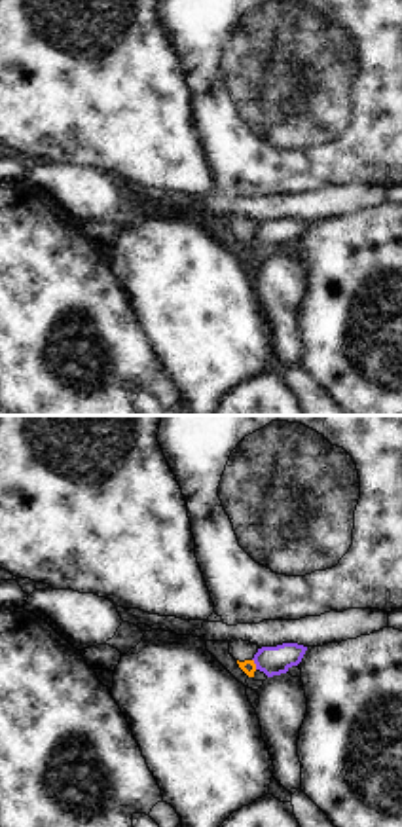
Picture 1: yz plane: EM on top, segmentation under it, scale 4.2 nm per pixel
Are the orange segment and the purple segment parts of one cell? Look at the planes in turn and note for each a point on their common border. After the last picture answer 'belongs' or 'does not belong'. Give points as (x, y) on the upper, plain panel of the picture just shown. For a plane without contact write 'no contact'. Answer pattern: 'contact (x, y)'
contact (255, 239)

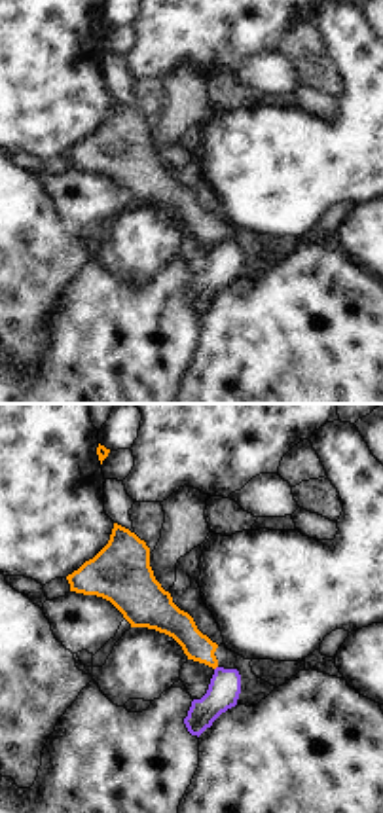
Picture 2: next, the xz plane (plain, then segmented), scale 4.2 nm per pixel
no contact

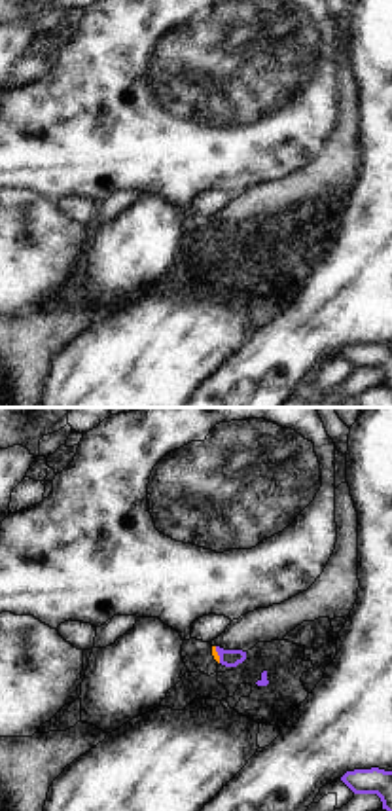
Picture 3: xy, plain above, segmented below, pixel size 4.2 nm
contact (216, 230)

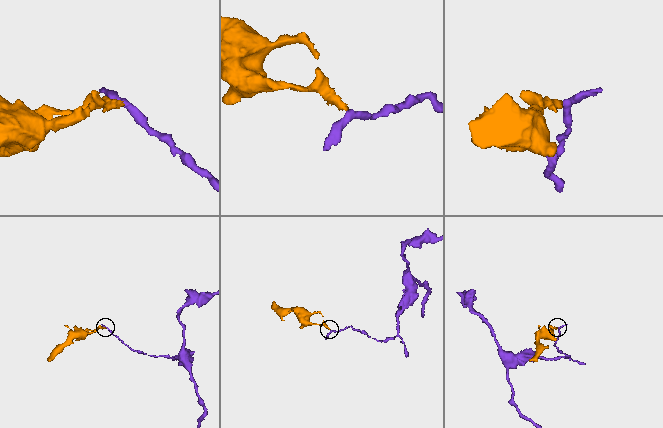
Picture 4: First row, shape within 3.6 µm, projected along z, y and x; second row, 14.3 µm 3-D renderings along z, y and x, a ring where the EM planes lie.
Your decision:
does not belong

